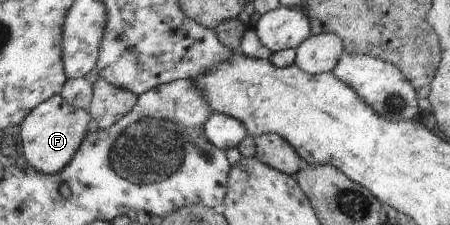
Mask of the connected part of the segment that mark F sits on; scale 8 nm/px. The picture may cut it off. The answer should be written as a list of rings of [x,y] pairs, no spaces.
[[[62,94],[39,105],[20,126],[23,131],[25,156],[31,167],[47,174],[64,171],[83,147],[92,118],[91,112],[78,109]]]

